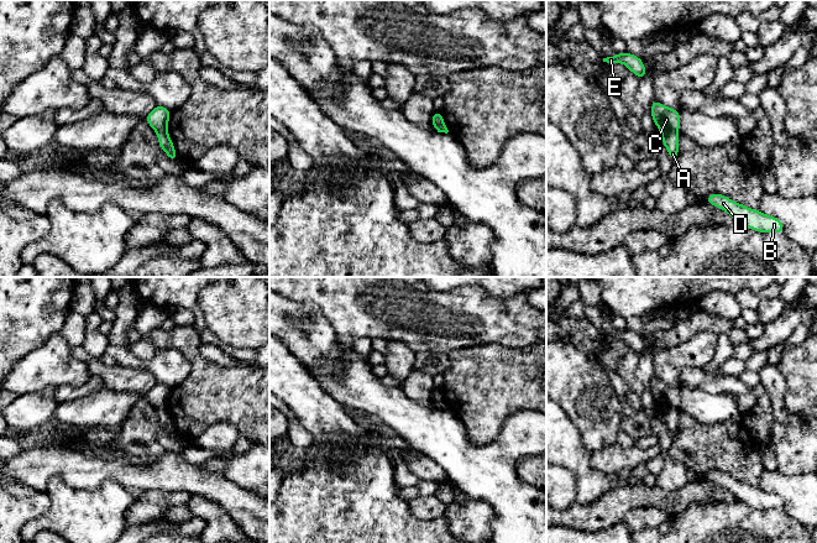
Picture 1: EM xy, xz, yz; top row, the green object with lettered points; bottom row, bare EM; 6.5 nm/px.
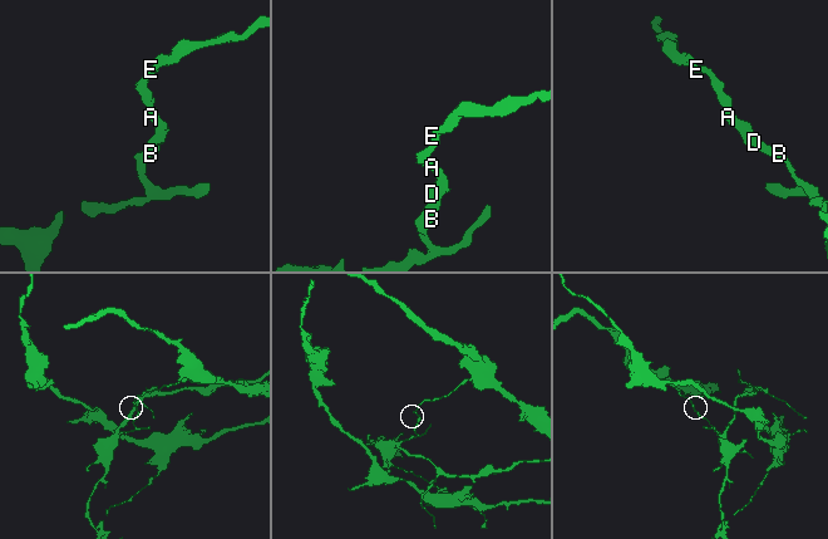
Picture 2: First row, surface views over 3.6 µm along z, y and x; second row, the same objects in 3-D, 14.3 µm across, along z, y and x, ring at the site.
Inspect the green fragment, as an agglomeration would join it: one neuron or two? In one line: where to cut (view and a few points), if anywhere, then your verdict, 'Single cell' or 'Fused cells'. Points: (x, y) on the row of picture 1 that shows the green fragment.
Split along yz (677, 131), (664, 130), (661, 132). Fused cells

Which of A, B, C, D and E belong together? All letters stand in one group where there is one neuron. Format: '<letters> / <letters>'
A B D / C E

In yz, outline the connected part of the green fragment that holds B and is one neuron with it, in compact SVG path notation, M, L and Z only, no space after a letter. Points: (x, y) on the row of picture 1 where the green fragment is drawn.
M712 193L706 198L705 202L719 209L723 209L737 223L745 225L751 230L759 233L784 234L784 224L780 219L766 215L761 213L759 209L750 209L743 204L735 203L726 195Z

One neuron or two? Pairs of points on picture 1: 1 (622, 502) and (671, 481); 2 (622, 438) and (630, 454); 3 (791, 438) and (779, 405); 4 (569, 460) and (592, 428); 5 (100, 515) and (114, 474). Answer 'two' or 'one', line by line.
1: two
2: two
3: two
4: two
5: two

